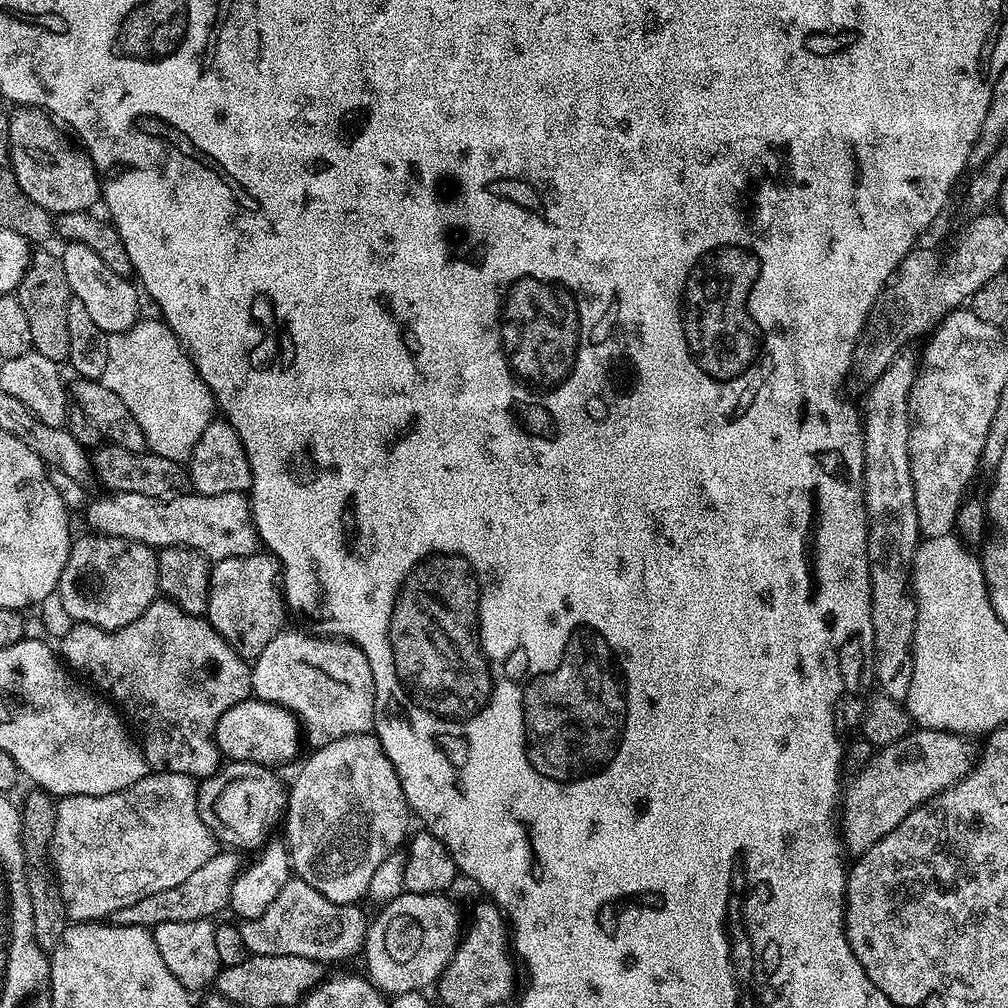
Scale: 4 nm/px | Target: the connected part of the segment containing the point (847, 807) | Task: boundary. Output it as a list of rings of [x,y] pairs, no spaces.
[[[917,727],[906,734],[898,742],[890,746],[879,749],[873,755],[872,761],[866,765],[861,772],[855,773],[851,777],[852,781],[847,781],[842,792],[842,807],[838,812],[838,828],[842,833],[842,843],[849,853],[853,852],[853,857],[859,858],[863,852],[868,852],[870,846],[874,846],[880,840],[888,839],[888,836],[918,806],[922,806],[930,798],[934,798],[939,792],[946,791],[957,780],[967,776],[972,771],[977,759],[978,748],[967,736],[960,736],[957,732],[943,732],[933,728]]]

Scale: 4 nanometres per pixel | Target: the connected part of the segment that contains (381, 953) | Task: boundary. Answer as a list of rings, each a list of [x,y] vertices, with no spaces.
[[[405,890],[401,896],[383,905],[376,917],[371,917],[362,949],[363,971],[377,992],[388,998],[407,992],[424,992],[440,979],[462,935],[460,912],[455,902],[446,897]]]

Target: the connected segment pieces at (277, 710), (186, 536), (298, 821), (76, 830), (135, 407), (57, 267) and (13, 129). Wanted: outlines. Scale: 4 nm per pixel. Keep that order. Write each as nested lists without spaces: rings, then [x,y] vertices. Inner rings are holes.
[[[249,698],[230,706],[216,727],[216,745],[221,757],[229,761],[241,760],[251,764],[277,766],[288,764],[300,752],[302,729],[294,713],[280,704]]]
[[[129,492],[104,494],[101,500],[92,500],[87,505],[88,524],[92,527],[89,529],[102,536],[121,536],[127,540],[142,542],[157,550],[192,548],[212,562],[253,556],[258,551],[258,537],[256,527],[252,524],[250,500],[245,493],[180,495],[184,494],[172,494],[167,498]]]
[[[359,732],[338,738],[311,754],[313,756],[297,770],[287,789],[288,807],[282,832],[284,828],[288,858],[292,861],[293,873],[318,890],[322,898],[330,898],[335,904],[356,904],[367,897],[374,870],[378,870],[384,859],[405,843],[409,835],[410,809],[402,794],[398,774],[375,735]]]
[[[152,772],[143,776],[134,786],[130,786],[121,792],[111,792],[101,796],[62,796],[55,801],[56,817],[52,823],[52,835],[48,841],[46,849],[47,859],[54,873],[55,883],[60,886],[62,902],[68,911],[68,919],[72,922],[96,922],[101,918],[110,918],[122,906],[134,906],[134,902],[139,902],[141,898],[147,898],[150,894],[158,894],[158,890],[170,890],[170,886],[178,886],[185,878],[190,878],[198,866],[203,866],[205,862],[210,862],[210,858],[218,851],[217,837],[202,822],[202,818],[196,809],[196,790],[198,784],[195,779],[186,774],[170,774],[169,772]]]
[[[137,319],[136,324],[130,326],[130,330],[109,335],[106,350],[106,374],[102,383],[110,390],[114,390],[118,398],[122,398],[126,410],[134,414],[134,422],[142,426],[147,451],[158,454],[162,458],[184,462],[191,457],[198,438],[202,438],[202,430],[206,430],[206,426],[212,423],[214,413],[217,411],[216,400],[206,386],[206,382],[202,382],[196,367],[192,365],[192,360],[184,345],[169,330],[163,319],[144,319]]]
[[[33,251],[28,257],[26,274],[22,274],[22,282],[16,287],[14,295],[22,302],[22,310],[30,321],[34,351],[42,354],[42,358],[50,358],[57,366],[63,365],[70,354],[70,329],[66,327],[66,310],[74,297],[66,282],[66,270],[59,255],[55,251]]]
[[[16,106],[8,112],[10,122],[10,169],[17,179],[20,192],[36,202],[42,209],[51,214],[62,212],[86,212],[95,209],[101,199],[100,173],[92,165],[92,159],[87,152],[71,148],[64,141],[64,136],[59,132],[57,121],[49,116],[42,108],[25,108]]]

